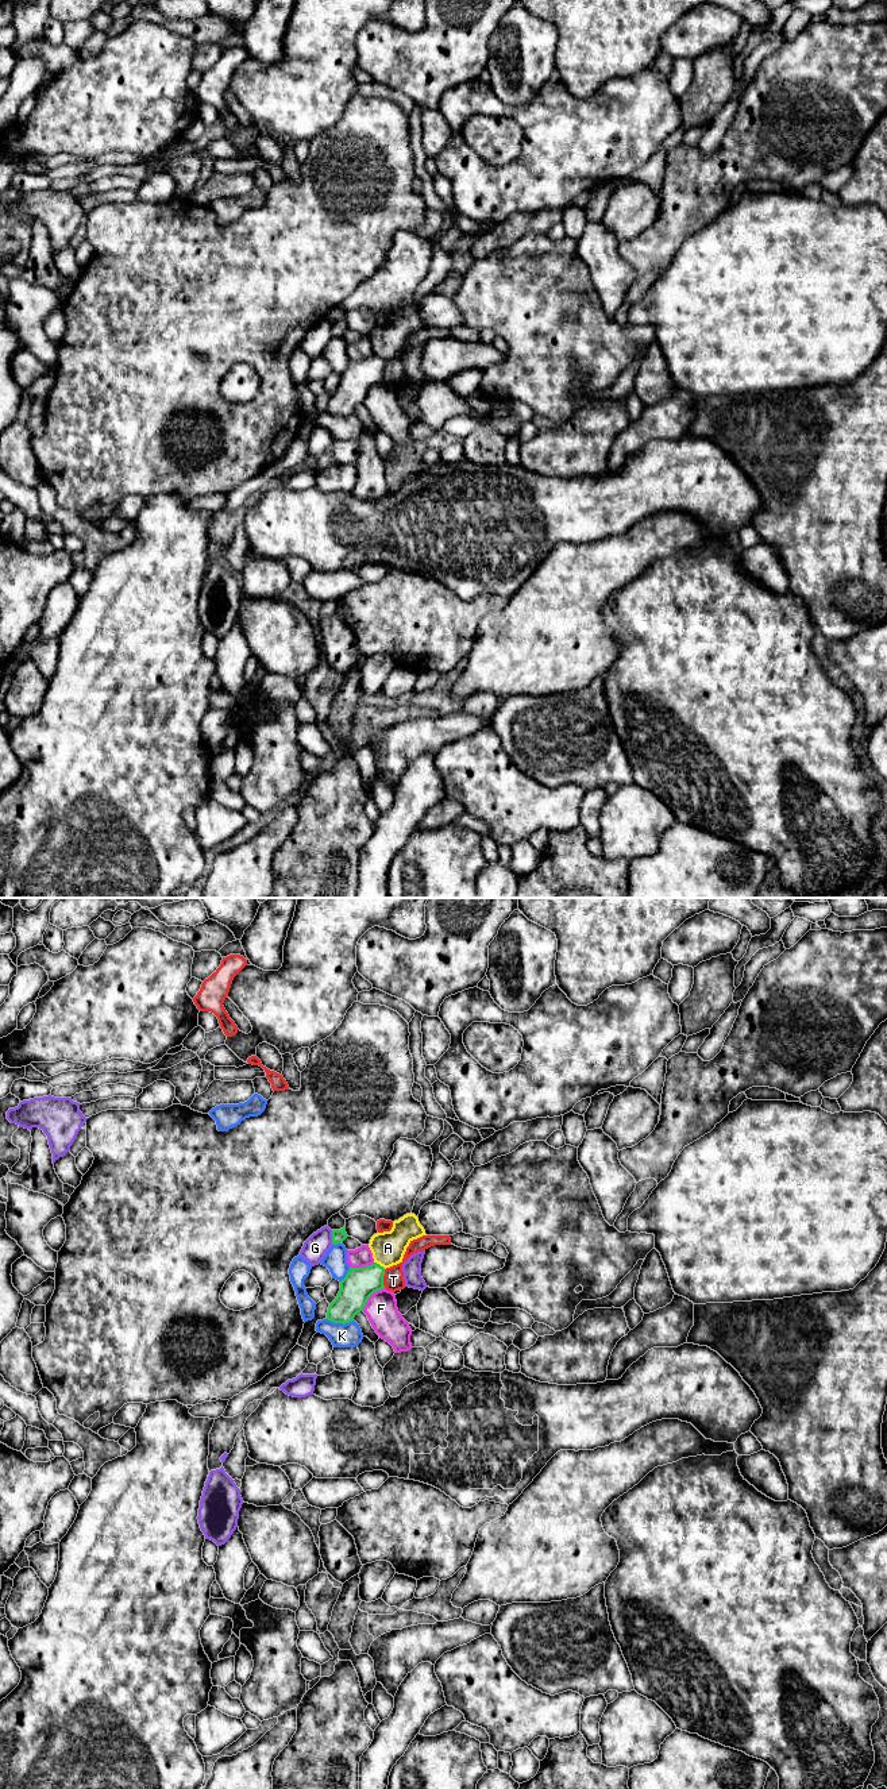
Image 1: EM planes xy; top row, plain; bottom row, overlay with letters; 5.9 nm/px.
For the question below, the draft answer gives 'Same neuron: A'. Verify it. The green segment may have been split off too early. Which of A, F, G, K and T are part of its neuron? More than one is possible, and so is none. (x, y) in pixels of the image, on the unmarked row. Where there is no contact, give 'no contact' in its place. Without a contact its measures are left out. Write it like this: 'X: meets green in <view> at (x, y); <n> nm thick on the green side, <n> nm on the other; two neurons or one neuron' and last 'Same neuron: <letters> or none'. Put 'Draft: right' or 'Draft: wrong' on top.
Draft: wrong
A: meets green in xy at (378, 357); 190 nm thick on the green side, 200 nm on the other; two neurons
F: meets green in xy at (370, 388); 190 nm thick on the green side, 190 nm on the other; two neurons
G: meets green in xy at (332, 330); 80 nm thick on the green side, 150 nm on the other; two neurons
K: meets green in xy at (340, 415); 190 nm thick on the green side, 140 nm on the other; two neurons
T: meets green in xy at (382, 371); 190 nm thick on the green side, 130 nm on the other; two neurons
Same neuron: none

